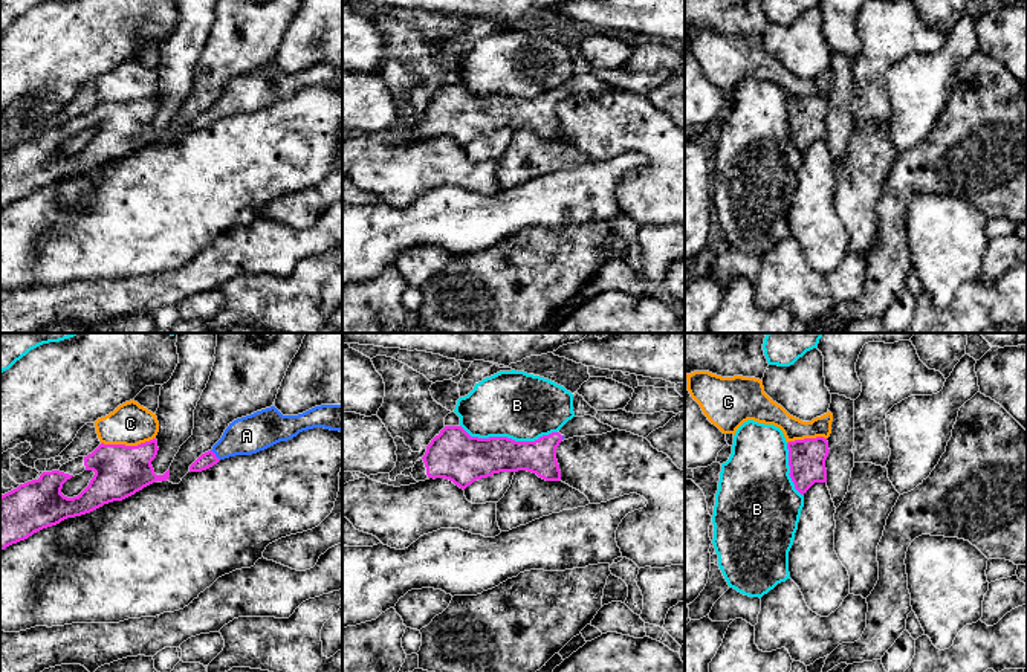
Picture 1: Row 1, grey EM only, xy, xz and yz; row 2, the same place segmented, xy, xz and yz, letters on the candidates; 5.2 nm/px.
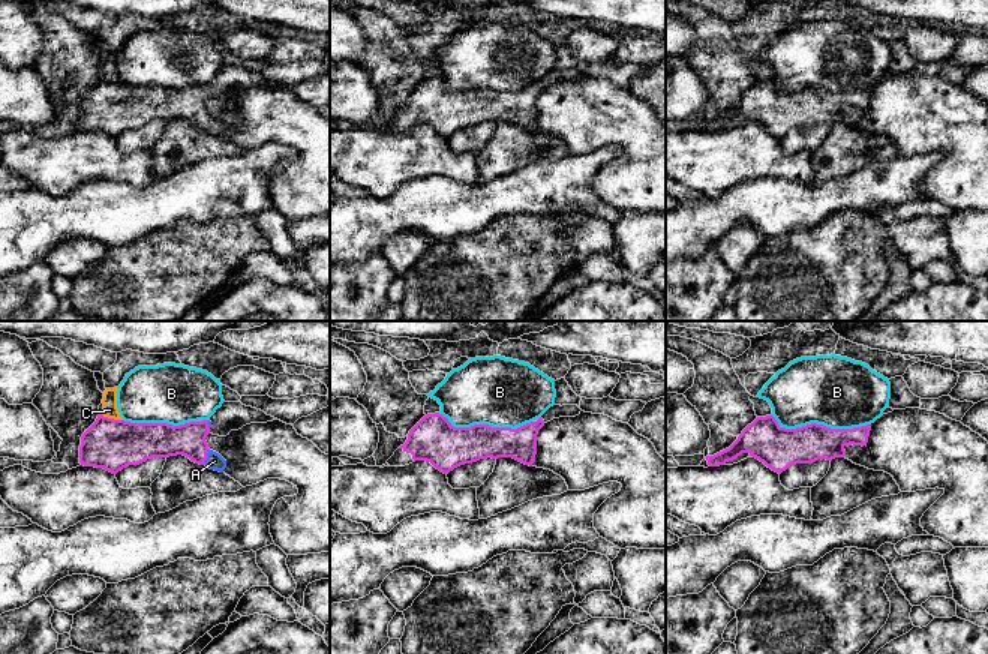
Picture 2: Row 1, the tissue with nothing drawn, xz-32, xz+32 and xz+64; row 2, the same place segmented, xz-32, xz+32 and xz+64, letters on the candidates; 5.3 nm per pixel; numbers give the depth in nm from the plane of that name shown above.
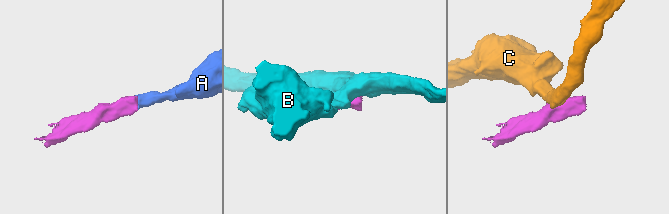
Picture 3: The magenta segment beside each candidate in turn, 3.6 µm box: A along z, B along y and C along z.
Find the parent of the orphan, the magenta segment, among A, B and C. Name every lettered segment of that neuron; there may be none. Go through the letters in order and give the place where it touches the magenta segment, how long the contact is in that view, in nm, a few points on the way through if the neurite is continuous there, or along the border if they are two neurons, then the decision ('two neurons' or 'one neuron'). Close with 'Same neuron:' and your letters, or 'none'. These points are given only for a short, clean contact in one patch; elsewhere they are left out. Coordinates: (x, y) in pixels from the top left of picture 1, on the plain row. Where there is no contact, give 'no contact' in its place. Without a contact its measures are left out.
A: meets magenta in xy at (214, 113); contact 80 nm long; runs through xy (207, 118), (214, 113), (246, 93); one neuron
B: meets magenta in xz at (509, 96); contact 500 nm long; two neurons
C: meets magenta in xy at (127, 104); contact 280 nm long; border along xy (155, 95), (136, 103), (101, 101); two neurons
Same neuron: A

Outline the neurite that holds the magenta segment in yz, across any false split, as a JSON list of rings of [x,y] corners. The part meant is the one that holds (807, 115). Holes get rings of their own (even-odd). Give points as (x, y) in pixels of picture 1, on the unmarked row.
[[[824,95],[787,101],[790,136],[795,147],[804,153],[815,141],[827,141],[825,118],[828,99]]]

